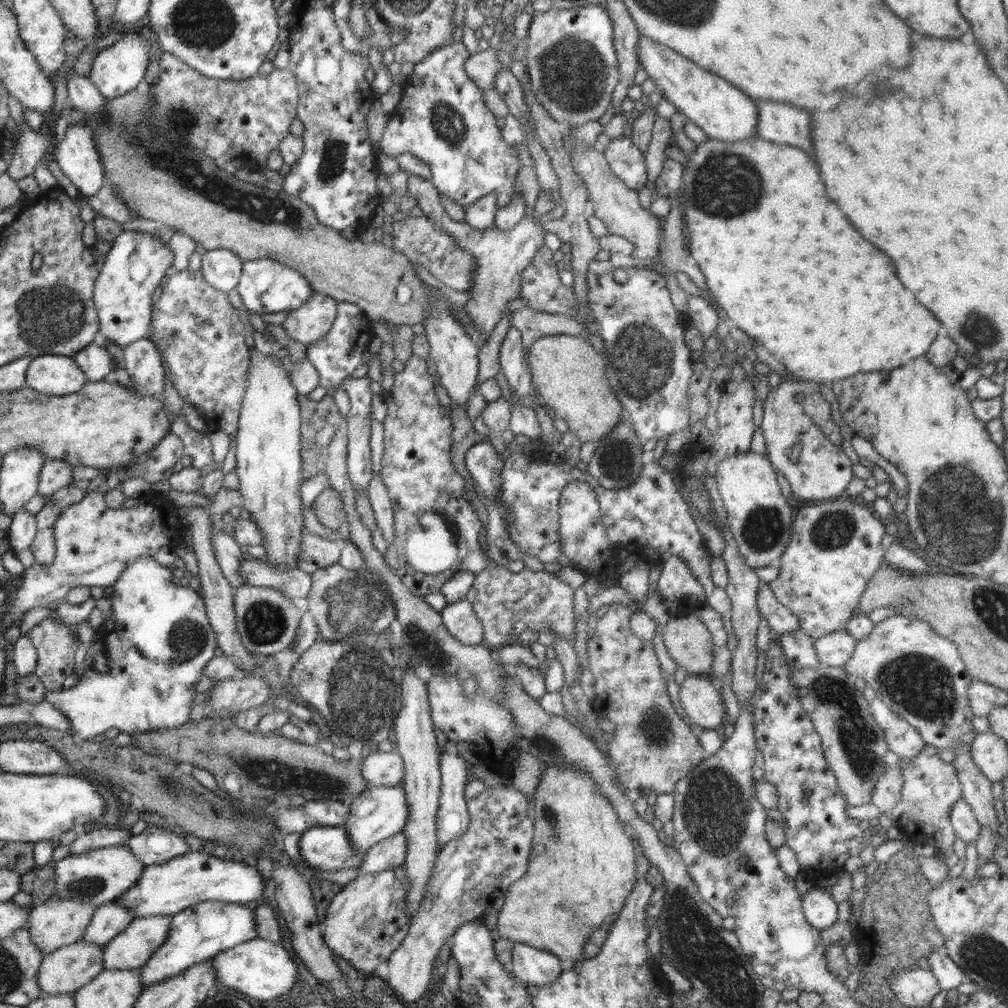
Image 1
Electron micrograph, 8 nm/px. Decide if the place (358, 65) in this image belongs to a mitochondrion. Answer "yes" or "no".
no

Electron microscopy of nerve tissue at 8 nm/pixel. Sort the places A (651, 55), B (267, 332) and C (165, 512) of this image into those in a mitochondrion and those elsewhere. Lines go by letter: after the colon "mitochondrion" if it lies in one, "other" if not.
A: other
B: other
C: other

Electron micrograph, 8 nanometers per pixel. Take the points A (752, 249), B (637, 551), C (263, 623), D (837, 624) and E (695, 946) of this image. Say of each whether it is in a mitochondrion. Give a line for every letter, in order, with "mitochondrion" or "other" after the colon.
A: other
B: other
C: mitochondrion
D: other
E: mitochondrion

